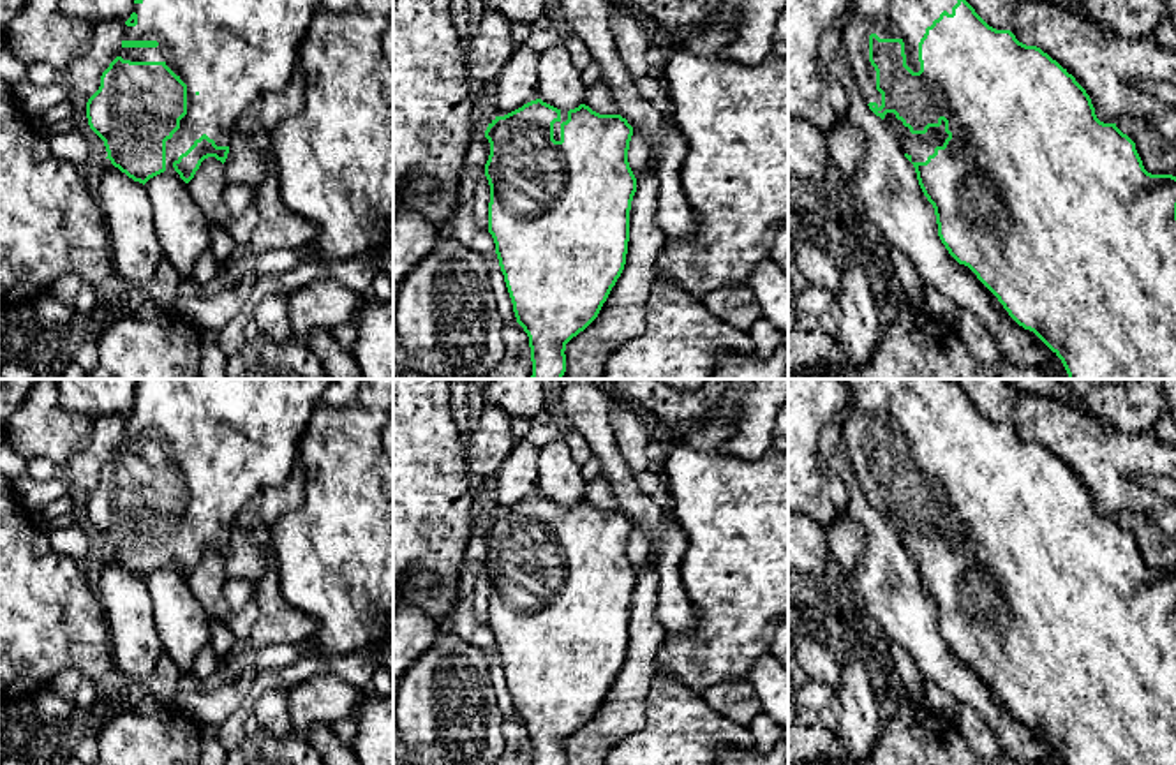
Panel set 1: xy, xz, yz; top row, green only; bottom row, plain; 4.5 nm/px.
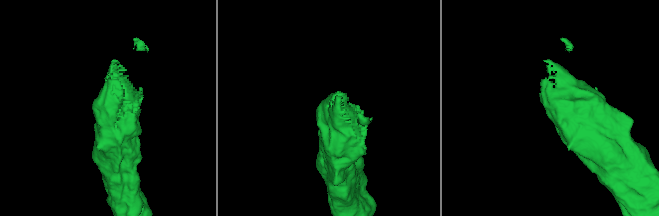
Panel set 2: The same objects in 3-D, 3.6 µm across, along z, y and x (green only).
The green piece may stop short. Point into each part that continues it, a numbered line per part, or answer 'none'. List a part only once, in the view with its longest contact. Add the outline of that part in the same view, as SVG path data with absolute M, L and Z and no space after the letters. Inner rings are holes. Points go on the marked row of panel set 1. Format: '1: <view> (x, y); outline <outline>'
1: yz (907, 20); outline M852 0L852 14L843 37L848 67L859 93L867 104L876 102L878 108L882 106L882 93L876 90L876 71L869 62L869 35L901 39L906 65L919 72L919 42L926 28L943 11L952 14L956 4L957 0Z

